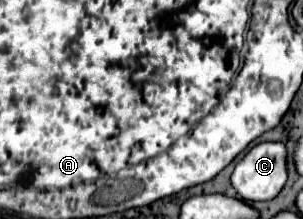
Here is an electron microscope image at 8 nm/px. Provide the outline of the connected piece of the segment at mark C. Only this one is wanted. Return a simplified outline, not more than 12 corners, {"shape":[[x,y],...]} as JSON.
{"shape":[[253,146],[231,174],[245,202],[273,200],[285,180],[285,146]]}

